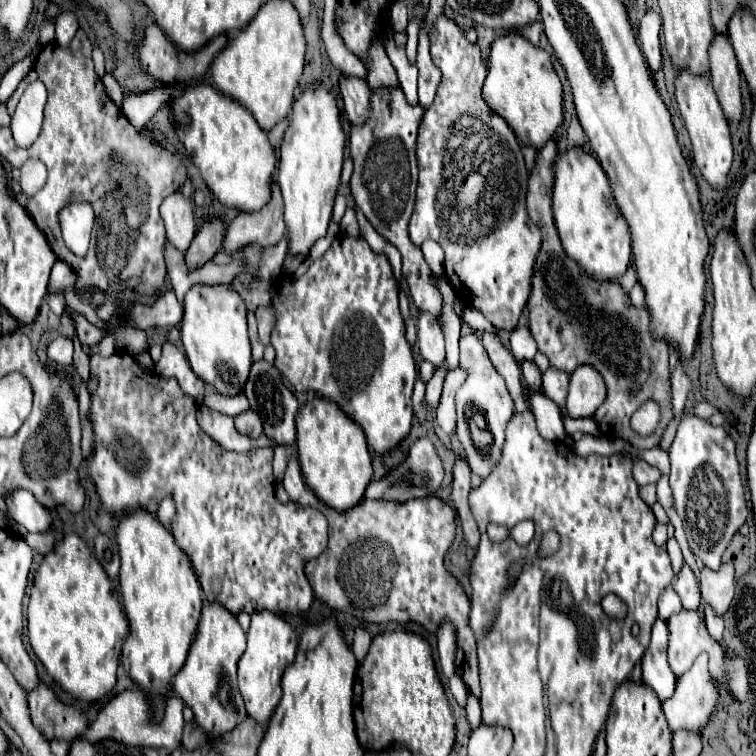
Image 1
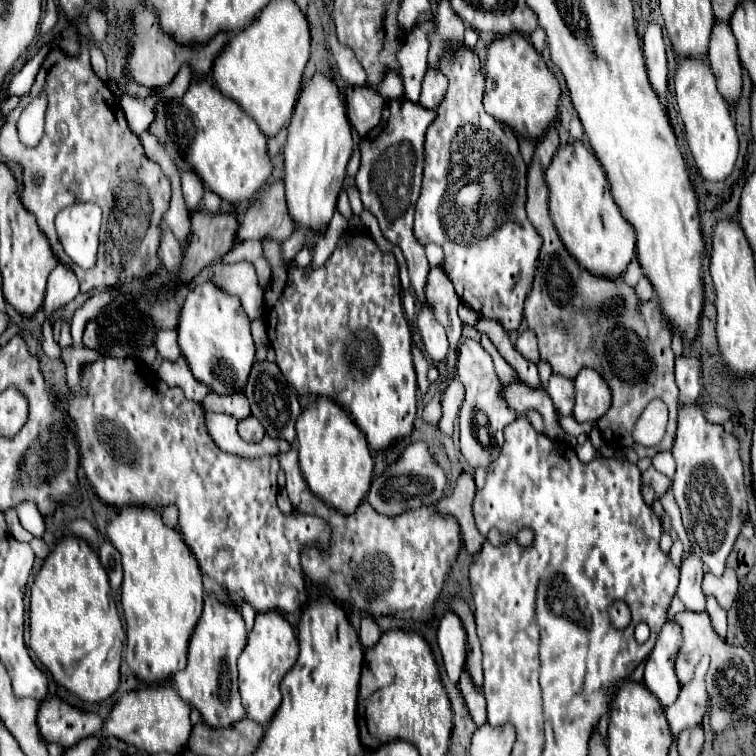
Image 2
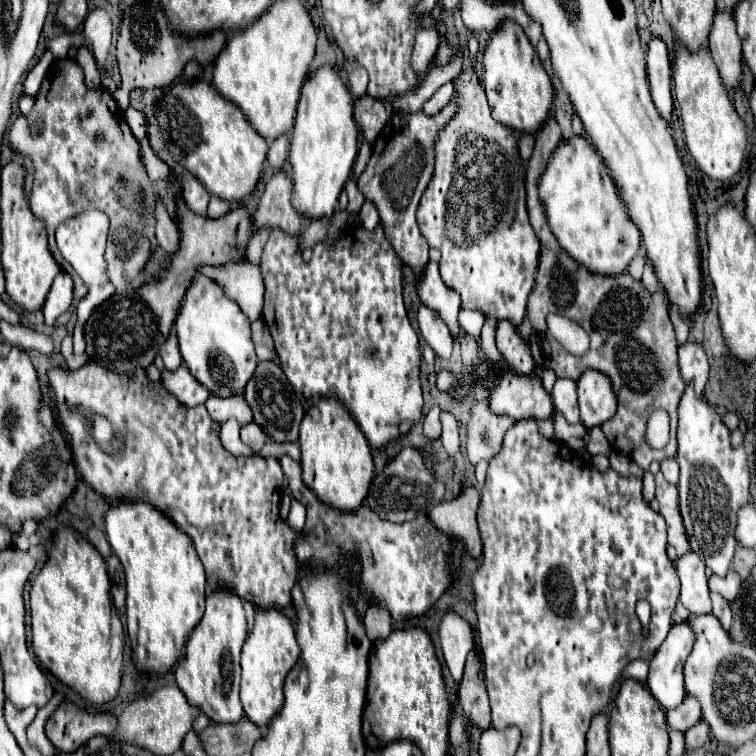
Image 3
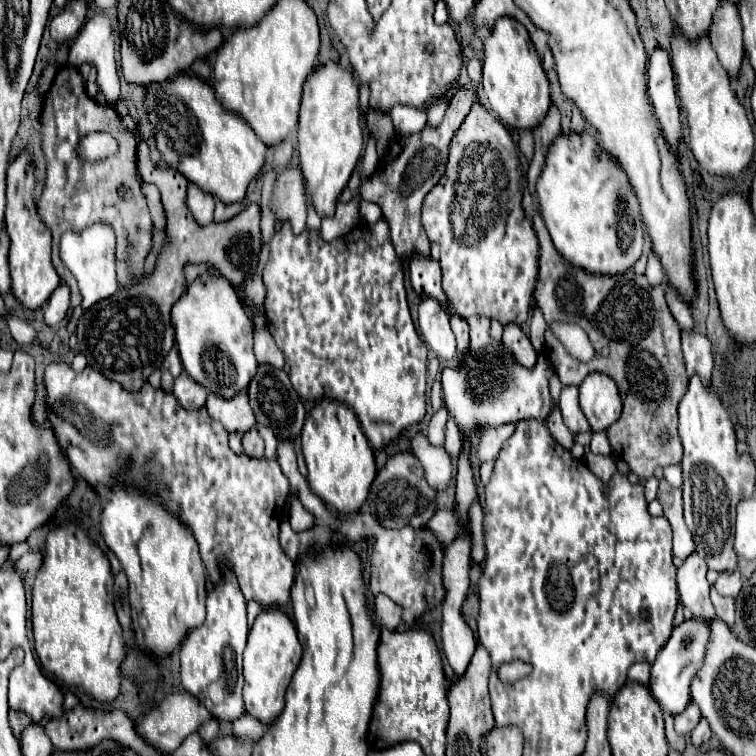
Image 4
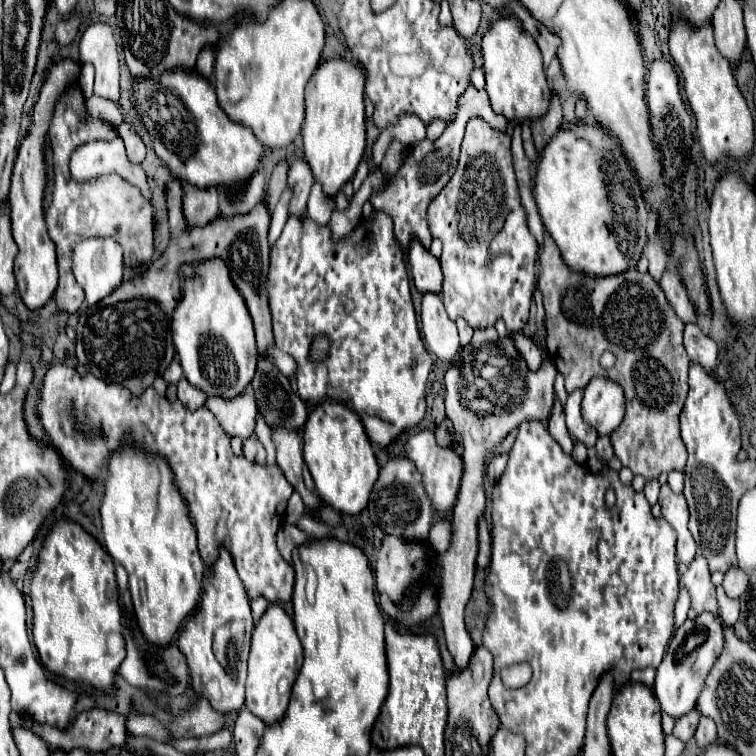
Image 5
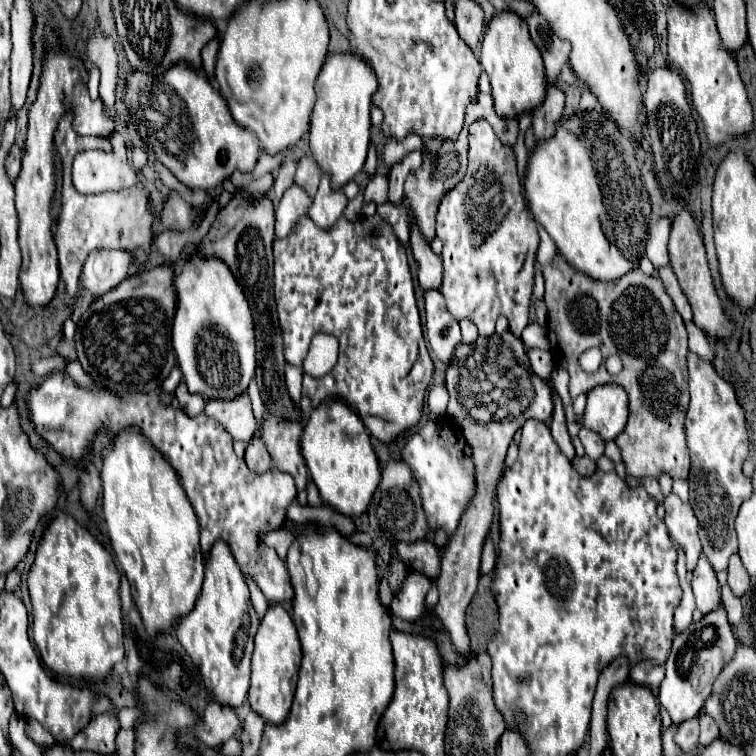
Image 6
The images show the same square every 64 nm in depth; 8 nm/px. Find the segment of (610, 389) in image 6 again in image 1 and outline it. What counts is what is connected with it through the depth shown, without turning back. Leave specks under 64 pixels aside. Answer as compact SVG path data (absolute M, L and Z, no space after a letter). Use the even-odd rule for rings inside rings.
M580 366L570 376L566 412L570 418L592 418L604 402L604 378L592 366Z

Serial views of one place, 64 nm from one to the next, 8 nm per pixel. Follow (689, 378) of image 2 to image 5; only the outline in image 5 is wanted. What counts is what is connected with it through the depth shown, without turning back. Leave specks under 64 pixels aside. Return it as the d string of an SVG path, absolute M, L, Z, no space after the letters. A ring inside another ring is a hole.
M686 324L684 346L692 362L698 362L706 368L706 372L712 372L712 368L716 366L718 348L716 342L710 340L706 334L702 334L702 330L696 324Z

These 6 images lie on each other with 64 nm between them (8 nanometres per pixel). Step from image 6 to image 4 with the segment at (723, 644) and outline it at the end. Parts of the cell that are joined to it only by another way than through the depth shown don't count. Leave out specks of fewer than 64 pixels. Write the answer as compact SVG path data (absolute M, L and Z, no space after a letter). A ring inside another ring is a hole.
M706 618L696 620L684 620L680 626L672 630L672 636L660 650L656 662L652 664L652 678L650 678L650 692L658 700L660 708L672 716L684 712L684 708L692 702L690 686L696 678L696 672L700 672L700 664L704 664L704 648L708 646L708 624L704 624Z

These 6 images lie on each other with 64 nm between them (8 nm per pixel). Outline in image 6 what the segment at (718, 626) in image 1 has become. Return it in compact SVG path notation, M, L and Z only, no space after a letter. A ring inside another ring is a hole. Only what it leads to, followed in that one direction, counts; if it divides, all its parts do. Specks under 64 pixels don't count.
M722 586L722 604L728 612L728 620L732 626L736 626L742 618L742 602L738 596L732 594L732 590L728 586Z

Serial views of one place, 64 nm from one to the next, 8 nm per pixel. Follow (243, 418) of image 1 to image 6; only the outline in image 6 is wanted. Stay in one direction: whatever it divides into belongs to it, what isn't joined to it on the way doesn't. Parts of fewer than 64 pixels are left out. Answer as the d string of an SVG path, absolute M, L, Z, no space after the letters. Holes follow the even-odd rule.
M254 436L252 442L248 444L248 448L246 448L246 458L244 458L244 460L246 460L248 468L250 468L252 472L256 472L256 474L264 474L266 470L272 468L270 454L268 454L264 442L262 442L258 436Z

